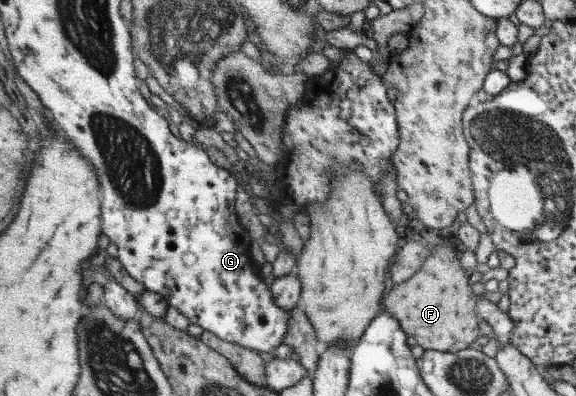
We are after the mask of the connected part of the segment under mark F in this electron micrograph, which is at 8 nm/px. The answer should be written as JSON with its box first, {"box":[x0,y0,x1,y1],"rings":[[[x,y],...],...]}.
{"box":[382,241,482,352],"rings":[[[446,241],[443,246],[434,243],[431,256],[424,260],[419,272],[403,284],[392,285],[382,304],[384,311],[395,312],[394,317],[406,333],[425,351],[459,352],[469,348],[482,334],[481,320],[477,318],[477,296],[471,290],[455,248]]]}

